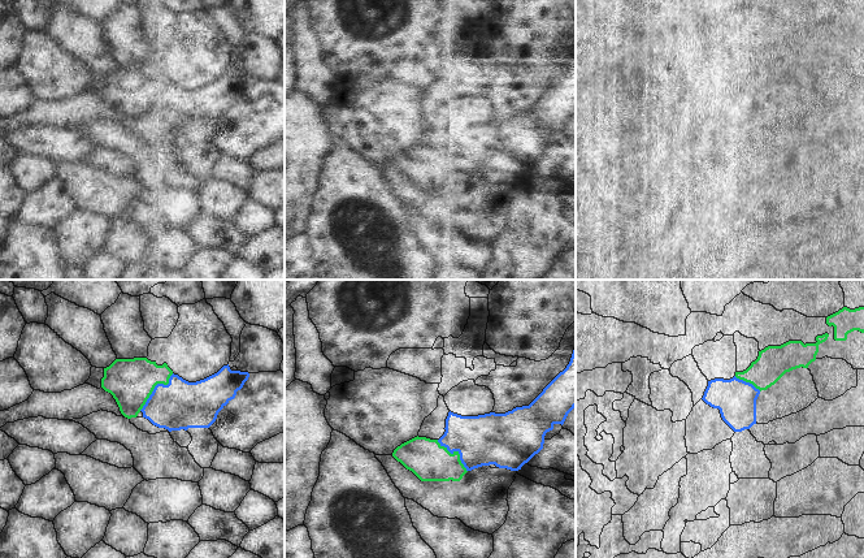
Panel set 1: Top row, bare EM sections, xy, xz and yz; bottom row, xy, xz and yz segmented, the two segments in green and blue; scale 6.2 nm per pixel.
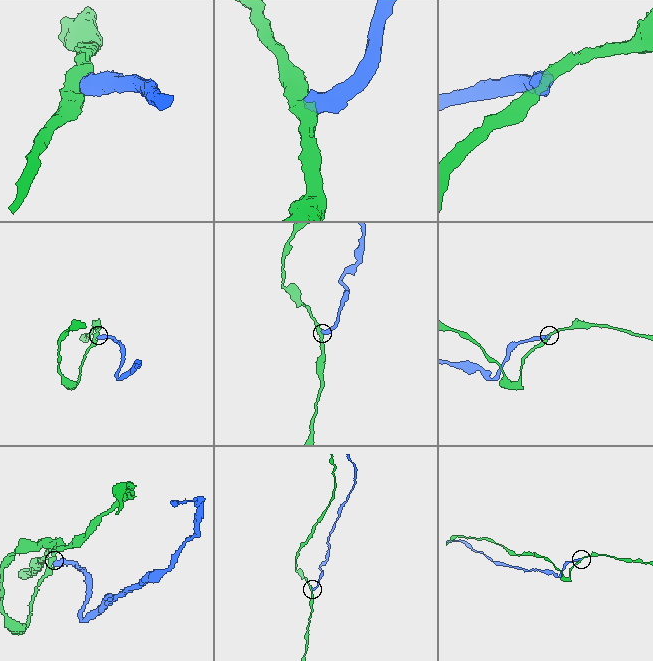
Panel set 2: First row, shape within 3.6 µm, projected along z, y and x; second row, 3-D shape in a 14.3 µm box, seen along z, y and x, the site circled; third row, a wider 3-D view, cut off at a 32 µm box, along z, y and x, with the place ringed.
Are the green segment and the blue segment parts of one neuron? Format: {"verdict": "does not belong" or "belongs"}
{"verdict": "does not belong"}

